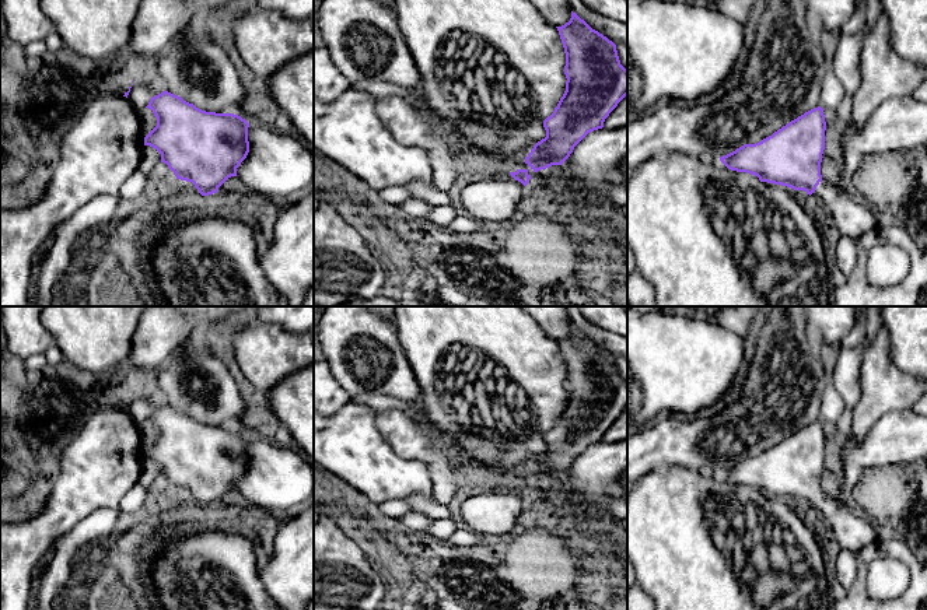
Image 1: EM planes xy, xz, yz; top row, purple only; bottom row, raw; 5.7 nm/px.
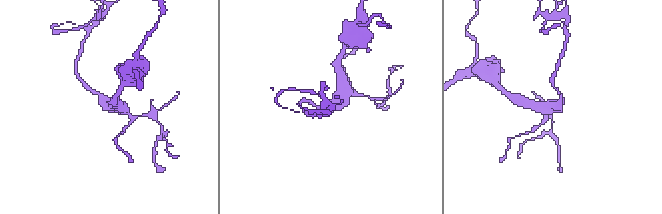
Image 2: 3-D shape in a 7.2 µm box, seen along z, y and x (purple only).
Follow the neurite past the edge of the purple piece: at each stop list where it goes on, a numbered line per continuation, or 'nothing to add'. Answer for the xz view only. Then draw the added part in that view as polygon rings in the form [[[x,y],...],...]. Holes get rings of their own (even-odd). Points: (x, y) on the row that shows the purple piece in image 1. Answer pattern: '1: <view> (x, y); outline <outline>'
1: xz (489, 197); outline [[[480,173],[466,178],[458,189],[468,215],[490,228],[517,218],[518,200],[525,186],[510,173]]]

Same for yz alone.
1: yz (853, 217); outline [[[822,179],[811,197],[830,213],[839,235],[856,242],[884,221],[867,203],[856,197],[850,187]]]

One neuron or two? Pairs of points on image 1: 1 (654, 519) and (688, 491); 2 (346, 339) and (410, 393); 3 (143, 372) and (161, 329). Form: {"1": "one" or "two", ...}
{"1": "one", "2": "one", "3": "one"}

